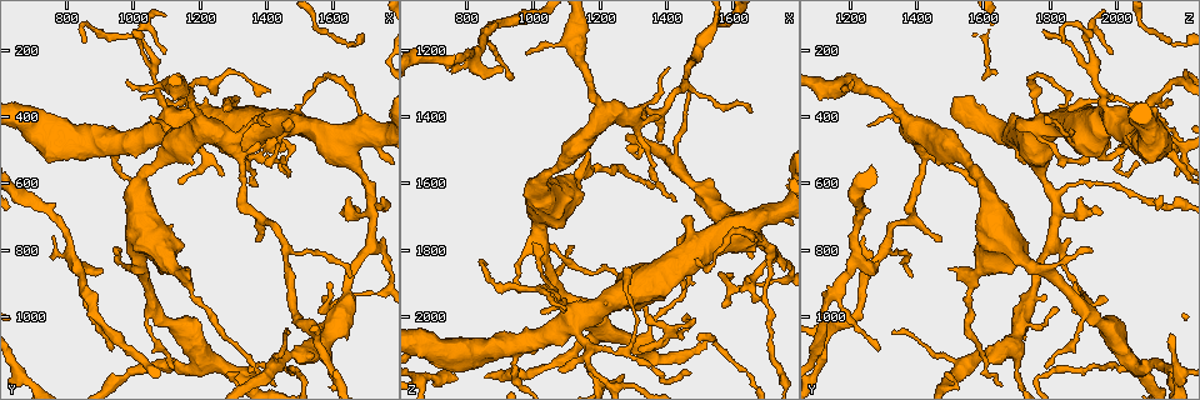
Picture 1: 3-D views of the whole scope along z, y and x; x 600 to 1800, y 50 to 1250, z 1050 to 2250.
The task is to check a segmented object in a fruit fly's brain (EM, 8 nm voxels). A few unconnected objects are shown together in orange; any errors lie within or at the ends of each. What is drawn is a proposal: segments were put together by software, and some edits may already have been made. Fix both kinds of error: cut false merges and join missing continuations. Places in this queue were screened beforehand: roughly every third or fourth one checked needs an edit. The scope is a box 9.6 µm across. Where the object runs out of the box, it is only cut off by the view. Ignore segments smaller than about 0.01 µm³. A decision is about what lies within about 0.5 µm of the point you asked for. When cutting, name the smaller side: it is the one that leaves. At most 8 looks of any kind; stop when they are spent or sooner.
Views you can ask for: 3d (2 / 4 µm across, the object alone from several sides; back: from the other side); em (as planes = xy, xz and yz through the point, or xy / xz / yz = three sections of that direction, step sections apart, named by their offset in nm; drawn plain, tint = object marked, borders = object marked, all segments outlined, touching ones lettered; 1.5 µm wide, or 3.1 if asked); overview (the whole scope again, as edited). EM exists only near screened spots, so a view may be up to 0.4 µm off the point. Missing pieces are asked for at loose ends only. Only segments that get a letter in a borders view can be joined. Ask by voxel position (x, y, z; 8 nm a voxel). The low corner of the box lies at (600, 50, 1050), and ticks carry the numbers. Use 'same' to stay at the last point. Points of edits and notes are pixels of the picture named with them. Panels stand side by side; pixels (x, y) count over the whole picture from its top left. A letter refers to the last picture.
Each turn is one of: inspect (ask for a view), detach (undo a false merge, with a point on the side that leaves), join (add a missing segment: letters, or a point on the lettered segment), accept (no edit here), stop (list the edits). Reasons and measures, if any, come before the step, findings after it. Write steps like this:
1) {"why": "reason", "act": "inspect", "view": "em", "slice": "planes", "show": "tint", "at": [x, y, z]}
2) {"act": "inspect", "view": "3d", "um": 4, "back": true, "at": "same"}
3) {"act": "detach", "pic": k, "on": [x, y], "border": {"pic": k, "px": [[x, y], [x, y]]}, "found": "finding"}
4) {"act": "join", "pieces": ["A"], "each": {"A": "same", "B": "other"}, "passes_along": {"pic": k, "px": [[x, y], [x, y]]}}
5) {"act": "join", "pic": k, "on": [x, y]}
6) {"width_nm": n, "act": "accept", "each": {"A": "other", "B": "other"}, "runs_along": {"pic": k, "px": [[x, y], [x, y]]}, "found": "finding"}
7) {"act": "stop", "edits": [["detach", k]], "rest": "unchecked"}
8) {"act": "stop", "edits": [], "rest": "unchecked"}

{"why": "three arms meet", "act": "inspect", "view": "3d", "um": 4, "at": [1450, 780, 1310]}

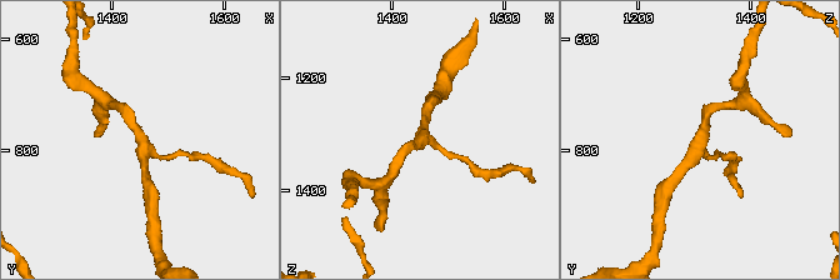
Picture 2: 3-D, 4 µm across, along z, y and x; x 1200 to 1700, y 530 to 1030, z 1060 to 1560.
{"arms": 3, "act": "inspect", "view": "em", "slice": "xy", "step": 4, "show": "tint", "at": [1455, 785, 1310]}

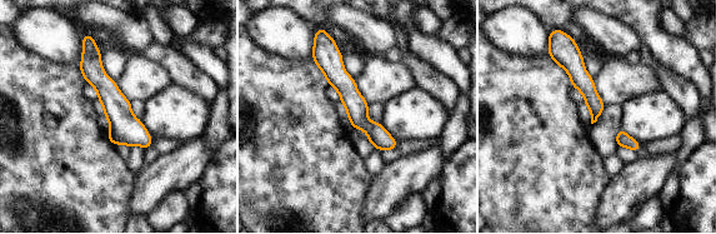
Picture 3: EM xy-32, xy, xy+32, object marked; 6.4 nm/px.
{"act": "inspect", "view": "em", "slice": "planes", "show": "borders", "at": "same"}

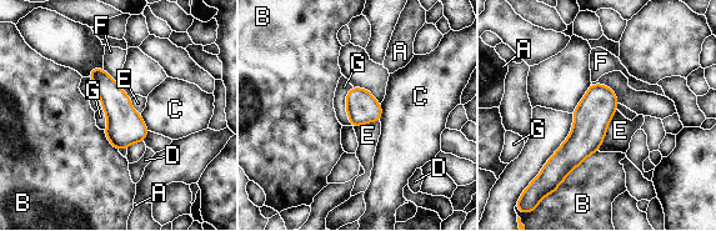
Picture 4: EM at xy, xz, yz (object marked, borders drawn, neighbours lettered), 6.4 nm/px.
{"longest_contact_nm": ["B", 360], "act": "accept", "each": {"A": "other", "B": "other", "C": "other", "D": "other", "E": "other", "F": "other", "G": "other"}, "runs_along": {"pic": 4, "px": [[606, 90], [586, 137], [559, 175]]}, "found": "continuous, no second neuron"}

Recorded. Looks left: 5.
{"why": "tapers out", "act": "inspect", "view": "3d", "um": 4, "at": [990, 300, 1200]}

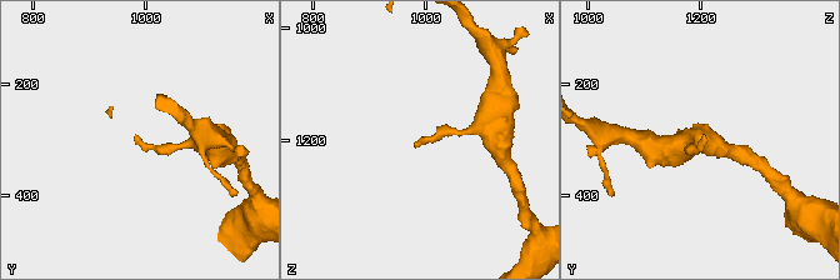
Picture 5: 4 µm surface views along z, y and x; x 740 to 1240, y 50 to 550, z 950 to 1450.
{"why": "now the EM", "act": "inspect", "view": "em", "slice": "planes", "show": "plain", "at": [980, 295, 1205]}

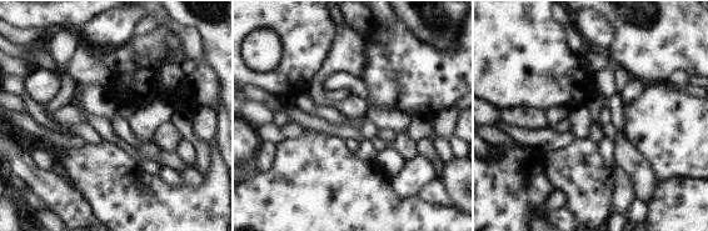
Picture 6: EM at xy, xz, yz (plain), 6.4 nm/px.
{"act": "inspect", "view": "em", "slice": "planes", "show": "borders", "at": "same"}

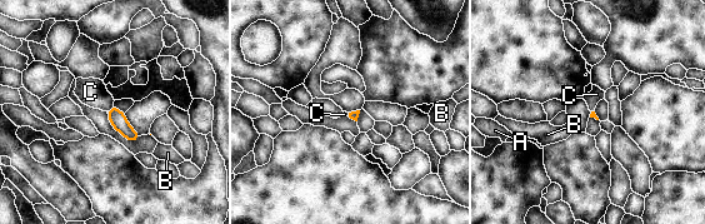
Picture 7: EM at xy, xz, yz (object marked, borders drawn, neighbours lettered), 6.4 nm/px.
{"act": "join", "pieces": ["C"], "each": {"A": "other", "B": "other", "C": "same"}, "passes_along": {"pic": 7, "px": [[118, 119], [110, 108], [90, 91]]}, "found": "it goes on there"}

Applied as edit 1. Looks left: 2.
{"why": "thick turns thin", "act": "inspect", "view": "em", "slice": "xz", "step": 4, "show": "tint", "at": [1120, 490, 1520]}

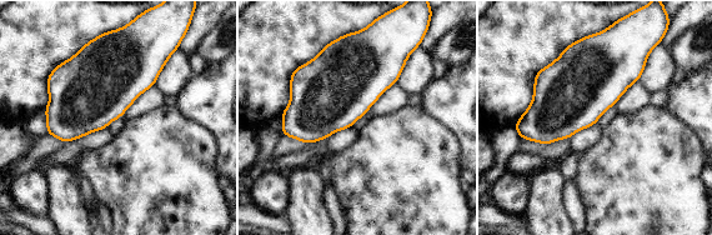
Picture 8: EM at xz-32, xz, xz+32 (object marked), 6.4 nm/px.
{"why": "cut it another way", "act": "inspect", "view": "em", "slice": "planes", "show": "borders", "at": "same"}

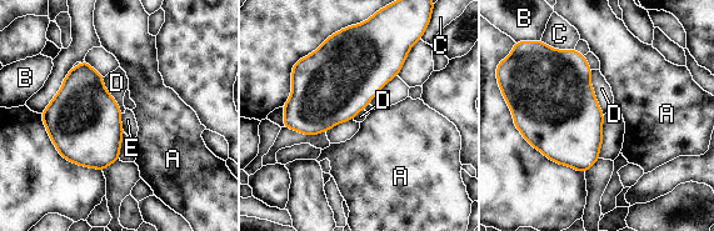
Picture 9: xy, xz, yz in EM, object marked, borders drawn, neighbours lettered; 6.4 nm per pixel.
{"longest_contact_nm": ["D", 300], "act": "accept", "each": {"A": "other", "B": "other", "C": "other", "D": "other", "E": "other"}, "border": {"pic": 9, "px": [[590, 70], [590, 86], [604, 114]]}, "found": "all the same neuron"}

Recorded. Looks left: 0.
{"act": "stop", "edits": [["join", 7]], "rest": "unchecked"}

